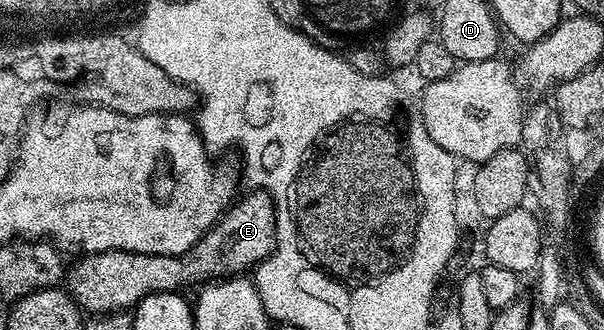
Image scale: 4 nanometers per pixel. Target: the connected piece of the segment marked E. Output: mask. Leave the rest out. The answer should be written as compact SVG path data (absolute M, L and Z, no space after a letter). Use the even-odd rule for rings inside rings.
M265 190L257 191L239 195L218 217L217 224L183 256L149 256L135 252L86 254L69 265L65 287L83 313L122 314L153 292L178 292L186 290L182 288L189 284L202 286L219 278L249 273L273 254L278 242L275 197Z

